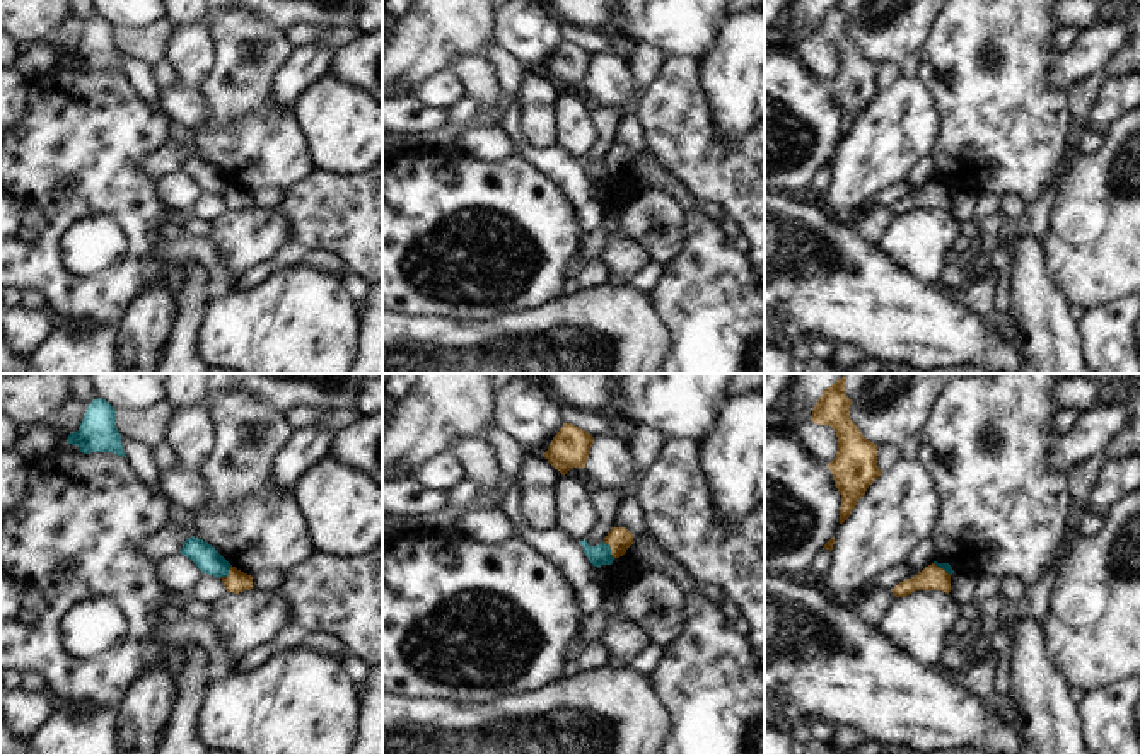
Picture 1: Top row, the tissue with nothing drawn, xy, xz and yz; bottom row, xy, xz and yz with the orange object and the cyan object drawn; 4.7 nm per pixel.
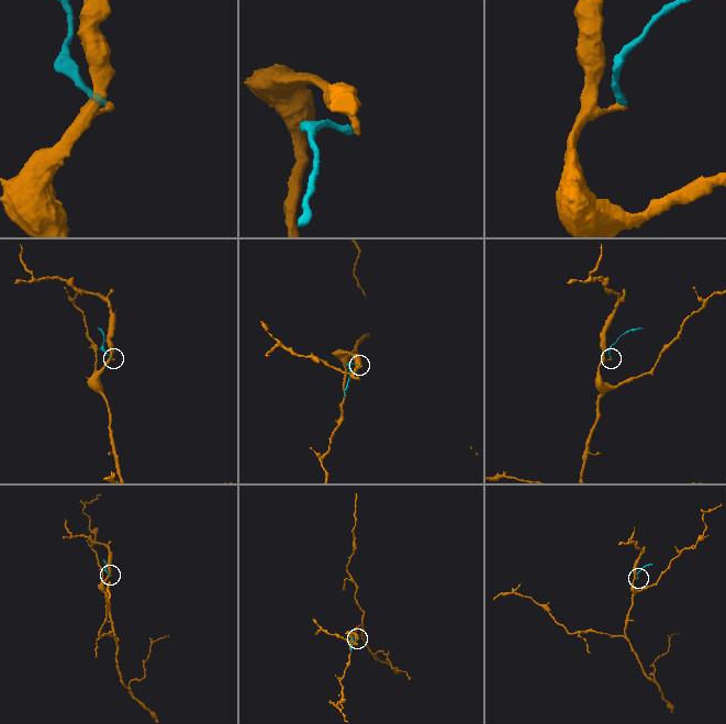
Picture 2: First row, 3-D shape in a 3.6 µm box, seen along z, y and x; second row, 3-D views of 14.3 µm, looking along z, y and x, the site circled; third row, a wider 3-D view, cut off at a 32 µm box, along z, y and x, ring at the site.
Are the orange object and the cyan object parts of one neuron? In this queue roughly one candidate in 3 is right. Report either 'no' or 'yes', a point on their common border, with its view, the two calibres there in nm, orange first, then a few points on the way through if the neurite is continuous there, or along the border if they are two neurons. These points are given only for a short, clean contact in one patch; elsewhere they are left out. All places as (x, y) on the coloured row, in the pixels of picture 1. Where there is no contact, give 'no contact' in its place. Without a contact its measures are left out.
no; contact xz (611, 550); calibres 110 and 100 nm; border xz (603, 541), (613, 558)

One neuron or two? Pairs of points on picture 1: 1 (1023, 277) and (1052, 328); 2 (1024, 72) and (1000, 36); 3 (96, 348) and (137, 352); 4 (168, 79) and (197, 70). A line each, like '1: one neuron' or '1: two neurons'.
1: one neuron
2: one neuron
3: two neurons
4: two neurons

